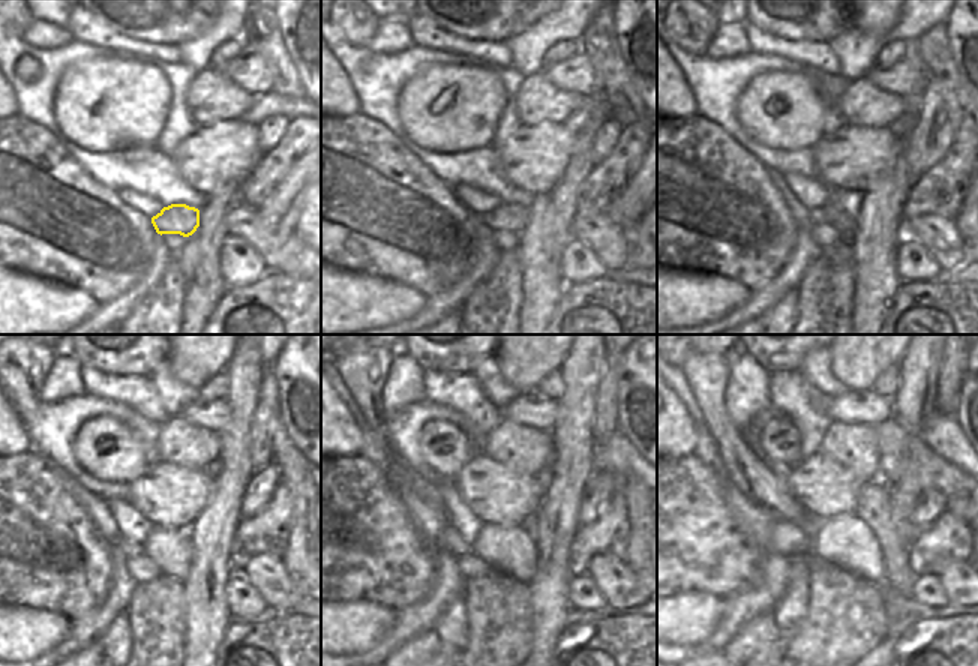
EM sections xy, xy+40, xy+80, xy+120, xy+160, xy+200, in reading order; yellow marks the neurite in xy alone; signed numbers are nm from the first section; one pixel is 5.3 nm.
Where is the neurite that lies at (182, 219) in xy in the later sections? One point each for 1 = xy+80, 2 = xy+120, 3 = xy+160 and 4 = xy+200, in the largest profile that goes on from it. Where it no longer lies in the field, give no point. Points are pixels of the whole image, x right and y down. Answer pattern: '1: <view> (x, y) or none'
1: xy+80 (828, 215)
2: xy+120 (132, 549)
3: xy+160 (452, 540)
4: xy+200 (788, 539)

